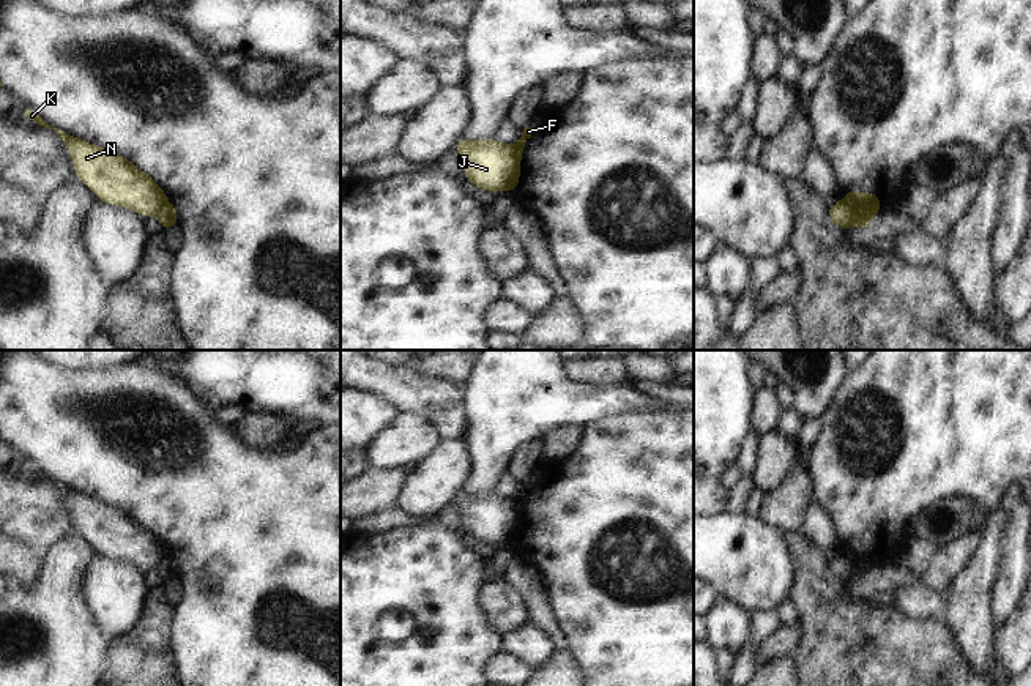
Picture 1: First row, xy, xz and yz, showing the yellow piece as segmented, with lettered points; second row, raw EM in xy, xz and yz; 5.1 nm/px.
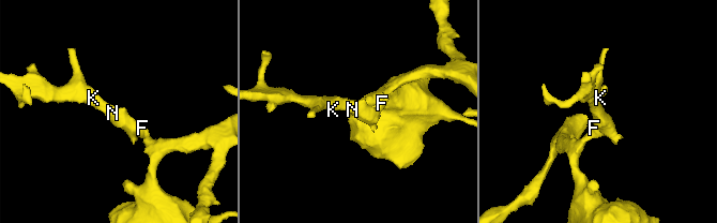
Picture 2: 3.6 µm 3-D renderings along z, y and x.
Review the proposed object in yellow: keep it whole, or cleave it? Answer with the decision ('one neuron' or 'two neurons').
two neurons

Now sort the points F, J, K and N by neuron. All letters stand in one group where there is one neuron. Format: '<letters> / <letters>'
F / J K N

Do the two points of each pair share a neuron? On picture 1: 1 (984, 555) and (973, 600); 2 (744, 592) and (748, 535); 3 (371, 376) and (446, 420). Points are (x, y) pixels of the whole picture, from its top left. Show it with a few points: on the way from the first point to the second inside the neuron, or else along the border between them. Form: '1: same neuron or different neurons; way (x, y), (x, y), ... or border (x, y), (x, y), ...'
1: same neuron; way (984, 566), (973, 589)
2: same neuron; way (748, 577), (748, 549)
3: same neuron; way (390, 380), (405, 385), (428, 401)

